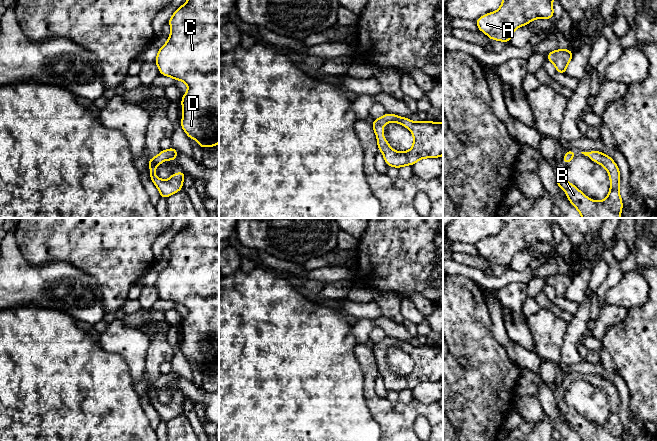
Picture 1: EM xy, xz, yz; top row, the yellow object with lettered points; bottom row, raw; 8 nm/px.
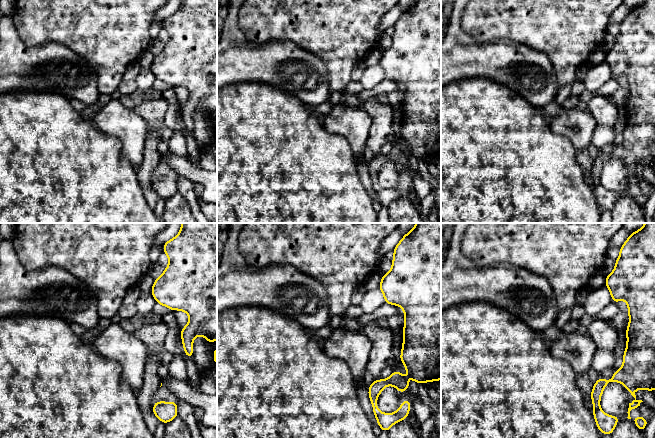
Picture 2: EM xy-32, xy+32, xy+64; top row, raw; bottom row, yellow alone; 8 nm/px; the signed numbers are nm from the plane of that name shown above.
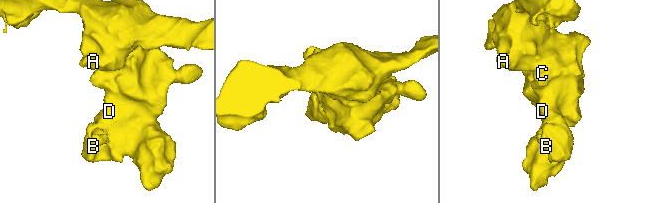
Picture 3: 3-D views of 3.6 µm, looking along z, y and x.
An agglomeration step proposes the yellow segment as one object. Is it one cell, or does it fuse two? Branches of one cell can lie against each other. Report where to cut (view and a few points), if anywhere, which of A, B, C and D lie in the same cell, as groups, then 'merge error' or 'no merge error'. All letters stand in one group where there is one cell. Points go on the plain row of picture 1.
no cut; A B C D; no merge error

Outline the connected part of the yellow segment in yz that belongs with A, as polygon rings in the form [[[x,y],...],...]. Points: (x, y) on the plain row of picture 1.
[[[502,218],[502,221],[498,234],[475,245],[490,264],[509,267],[514,255],[533,243],[553,243],[554,218]]]

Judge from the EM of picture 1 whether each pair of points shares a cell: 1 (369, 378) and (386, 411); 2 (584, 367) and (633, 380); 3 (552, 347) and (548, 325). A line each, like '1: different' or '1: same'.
1: same
2: different
3: same

